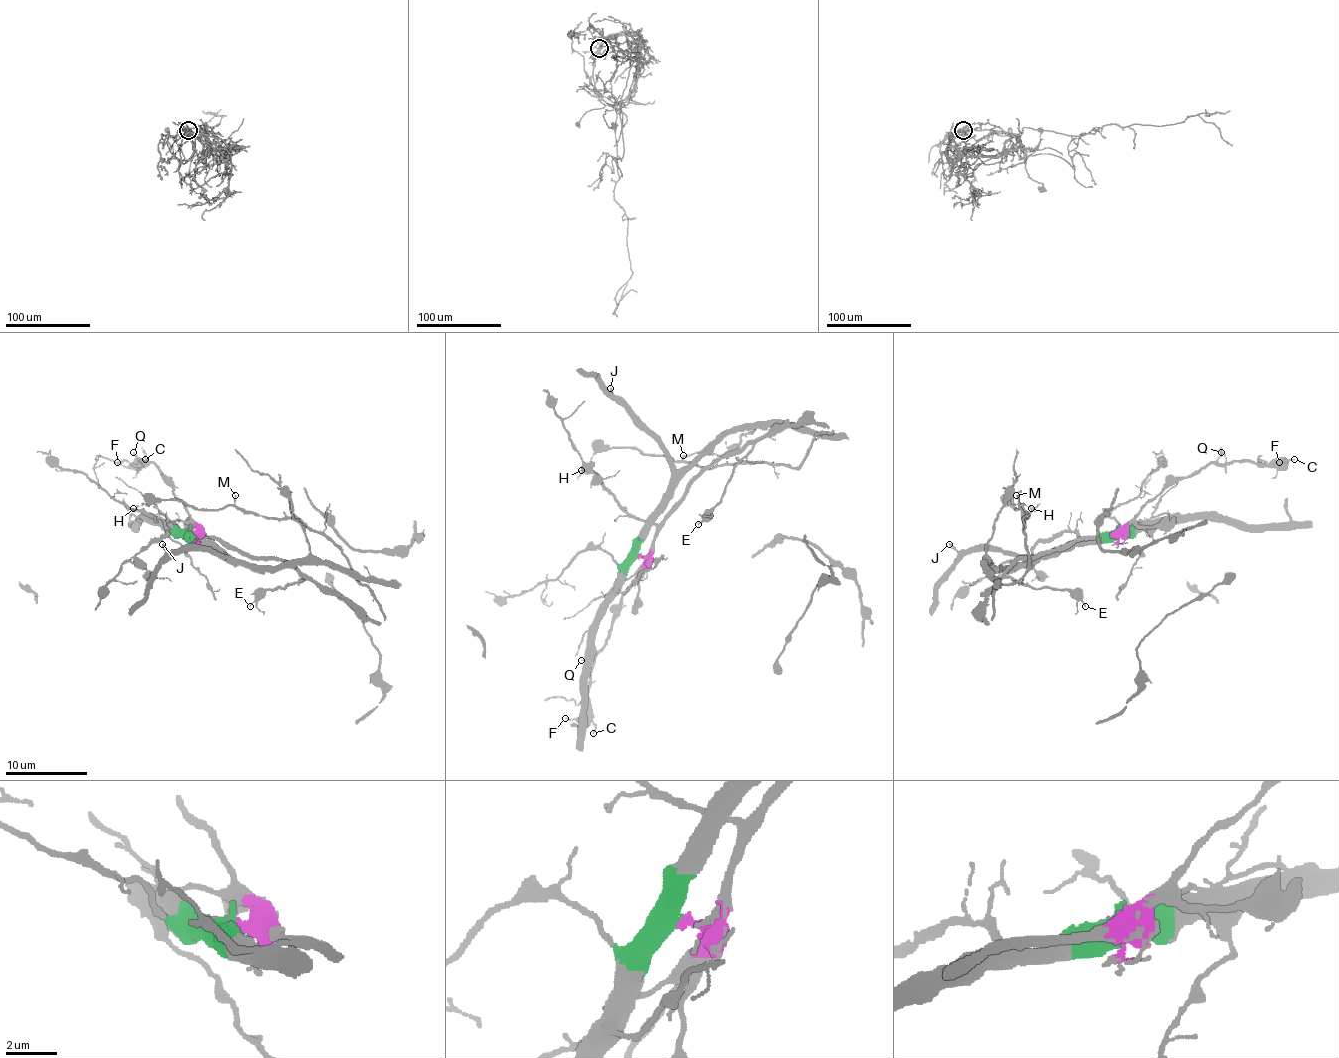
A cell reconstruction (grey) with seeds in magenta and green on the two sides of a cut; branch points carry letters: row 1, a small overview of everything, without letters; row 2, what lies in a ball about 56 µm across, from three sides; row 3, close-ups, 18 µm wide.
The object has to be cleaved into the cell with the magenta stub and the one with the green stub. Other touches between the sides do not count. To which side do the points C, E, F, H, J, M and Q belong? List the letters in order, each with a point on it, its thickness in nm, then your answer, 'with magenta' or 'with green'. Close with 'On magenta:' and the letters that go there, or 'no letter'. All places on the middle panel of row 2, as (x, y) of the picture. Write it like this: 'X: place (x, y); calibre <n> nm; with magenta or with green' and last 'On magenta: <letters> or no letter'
C: place (593, 733); calibre 130 nm; with magenta
E: place (698, 524); calibre 110 nm; with magenta
F: place (565, 718); calibre 110 nm; with magenta
H: place (581, 470); calibre 100 nm; with magenta
J: place (610, 388); calibre 200 nm; with green
M: place (683, 455); calibre 130 nm; with magenta
Q: place (581, 660); calibre 130 nm; with magenta
On magenta: C, E, F, H, M, Q

